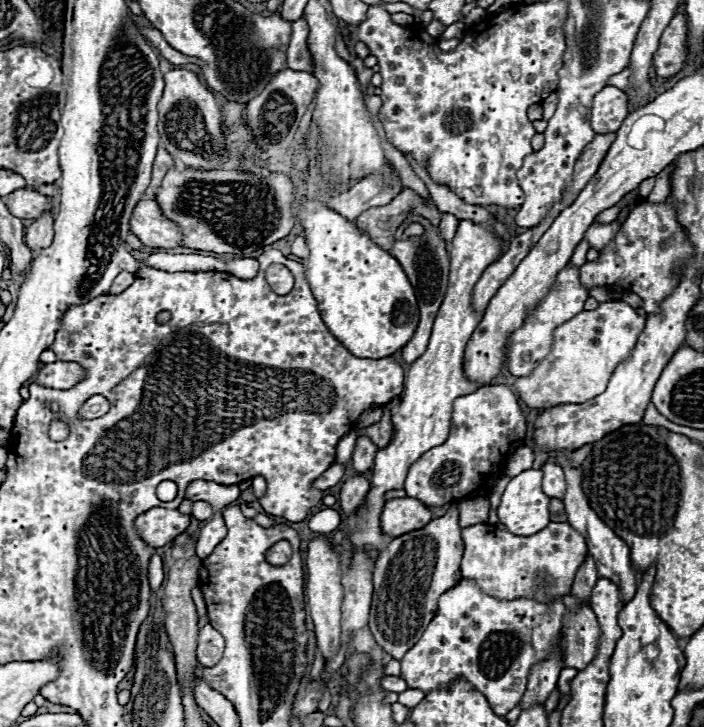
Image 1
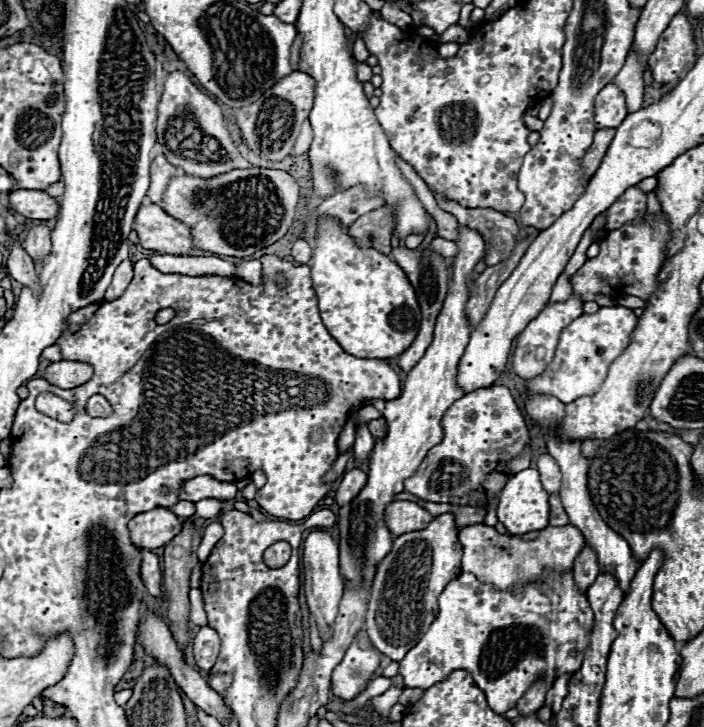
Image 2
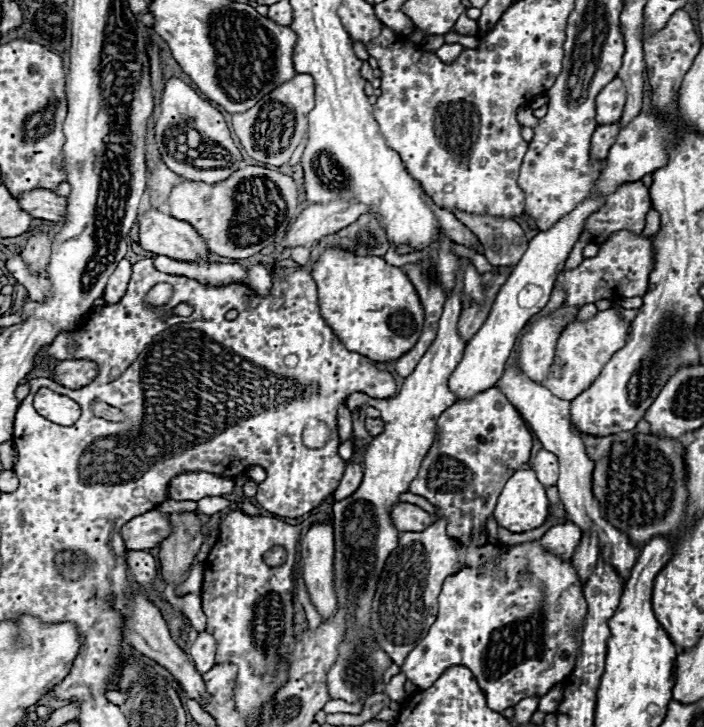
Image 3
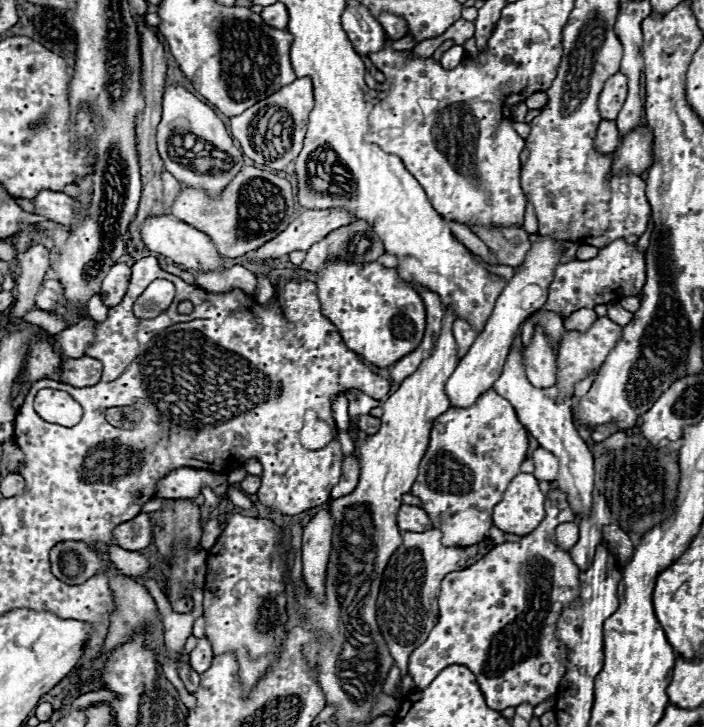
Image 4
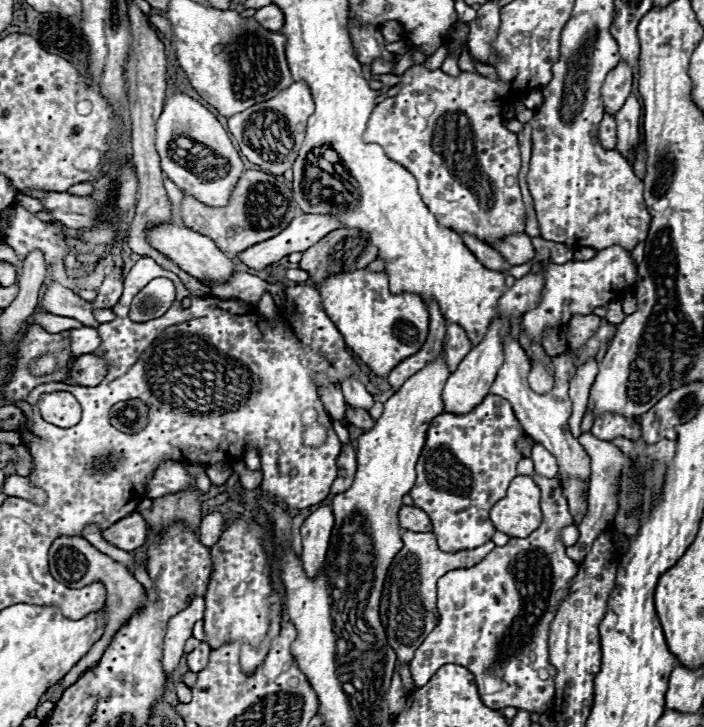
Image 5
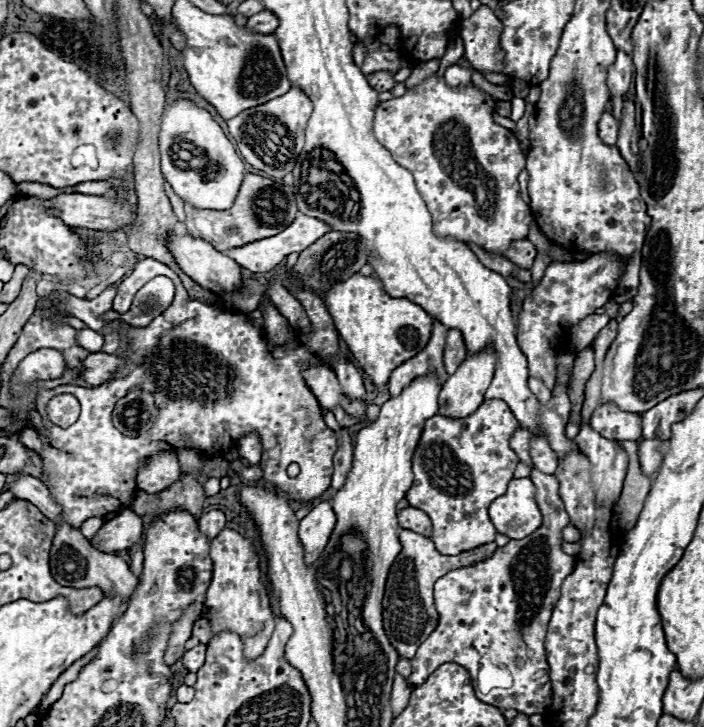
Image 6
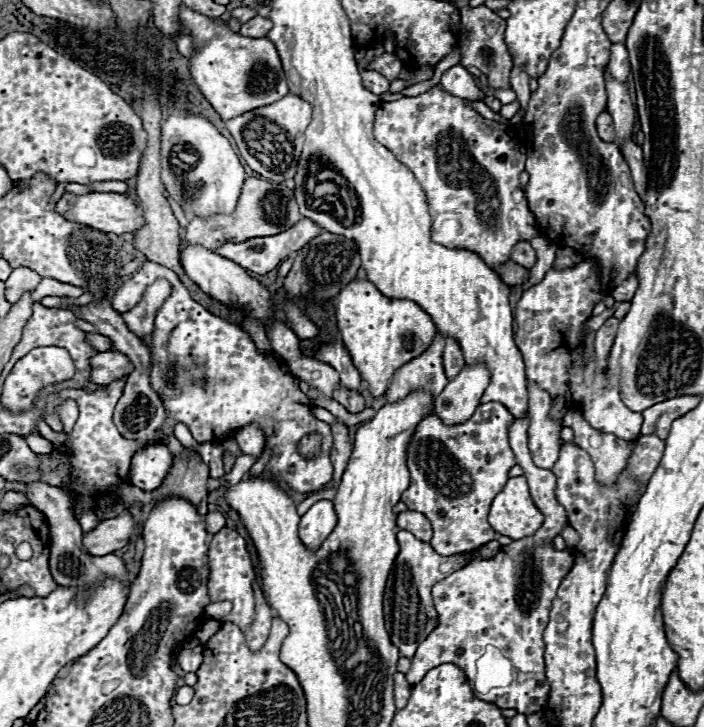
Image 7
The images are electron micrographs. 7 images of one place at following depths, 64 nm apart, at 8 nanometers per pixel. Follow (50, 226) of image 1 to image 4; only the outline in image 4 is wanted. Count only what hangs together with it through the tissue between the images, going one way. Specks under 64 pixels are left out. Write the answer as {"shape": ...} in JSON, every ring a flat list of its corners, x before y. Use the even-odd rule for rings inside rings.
{"shape":[[34,244,18,256,18,264,22,268,22,276,16,278,18,296,12,304,10,318,22,318,26,312,34,308,36,290,50,268,50,250,42,244]]}

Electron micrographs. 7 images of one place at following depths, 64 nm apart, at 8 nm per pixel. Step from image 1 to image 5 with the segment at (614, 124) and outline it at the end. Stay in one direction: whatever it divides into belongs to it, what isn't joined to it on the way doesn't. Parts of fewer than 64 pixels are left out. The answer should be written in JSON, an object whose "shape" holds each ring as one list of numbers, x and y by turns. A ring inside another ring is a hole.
{"shape":[[620,62,606,78,604,86,602,86,602,104,604,104,604,112,614,116,622,104,626,102,628,94,632,90,632,70,628,64]]}

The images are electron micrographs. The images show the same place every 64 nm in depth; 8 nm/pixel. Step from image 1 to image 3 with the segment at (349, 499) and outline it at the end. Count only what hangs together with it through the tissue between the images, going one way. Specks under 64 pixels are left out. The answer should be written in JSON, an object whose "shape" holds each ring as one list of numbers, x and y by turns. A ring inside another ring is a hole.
{"shape":[[348,464,346,472,344,472,344,478,340,480,340,486,334,492,334,500,340,502,340,500,346,500,348,496,352,496,360,486,362,476,364,476,364,472,362,472,360,464]]}

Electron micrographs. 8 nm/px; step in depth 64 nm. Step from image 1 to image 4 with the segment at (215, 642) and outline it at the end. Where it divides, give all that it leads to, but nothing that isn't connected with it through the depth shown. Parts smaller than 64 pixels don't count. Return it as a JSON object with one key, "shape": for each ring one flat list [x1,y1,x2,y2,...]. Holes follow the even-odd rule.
{"shape":[[200,638,196,648,190,652,190,666,202,674,204,670,210,668,212,664,212,658,214,658,214,652,212,652,212,644,208,642,208,638]]}

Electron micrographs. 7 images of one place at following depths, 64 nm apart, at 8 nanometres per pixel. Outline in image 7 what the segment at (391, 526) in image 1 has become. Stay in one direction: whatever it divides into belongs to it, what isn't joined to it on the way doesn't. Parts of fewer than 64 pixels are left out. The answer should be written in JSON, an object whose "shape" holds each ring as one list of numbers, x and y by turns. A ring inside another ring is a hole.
{"shape":[[416,510,400,512,396,524,402,530,408,530,408,532,416,534,416,538,420,538,422,542,430,542,430,538,432,538,432,526,422,512,416,512]]}

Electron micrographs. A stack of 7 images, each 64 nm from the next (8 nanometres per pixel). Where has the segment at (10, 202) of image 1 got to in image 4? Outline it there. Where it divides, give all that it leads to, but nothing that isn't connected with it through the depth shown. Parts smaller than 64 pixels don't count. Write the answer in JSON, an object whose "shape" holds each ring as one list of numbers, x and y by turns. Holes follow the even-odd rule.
{"shape":[[40,190,34,198,34,214,40,214,52,222,72,226,76,224,76,200,52,190]]}

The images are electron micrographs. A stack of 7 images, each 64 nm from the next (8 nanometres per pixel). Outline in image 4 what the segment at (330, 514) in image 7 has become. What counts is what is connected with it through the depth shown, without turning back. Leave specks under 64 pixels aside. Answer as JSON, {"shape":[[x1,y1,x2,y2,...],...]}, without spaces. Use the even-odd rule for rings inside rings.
{"shape":[[318,512,304,528,302,536,302,562,304,582,312,588,318,602,326,600,326,566,332,550,332,516,330,512]]}

